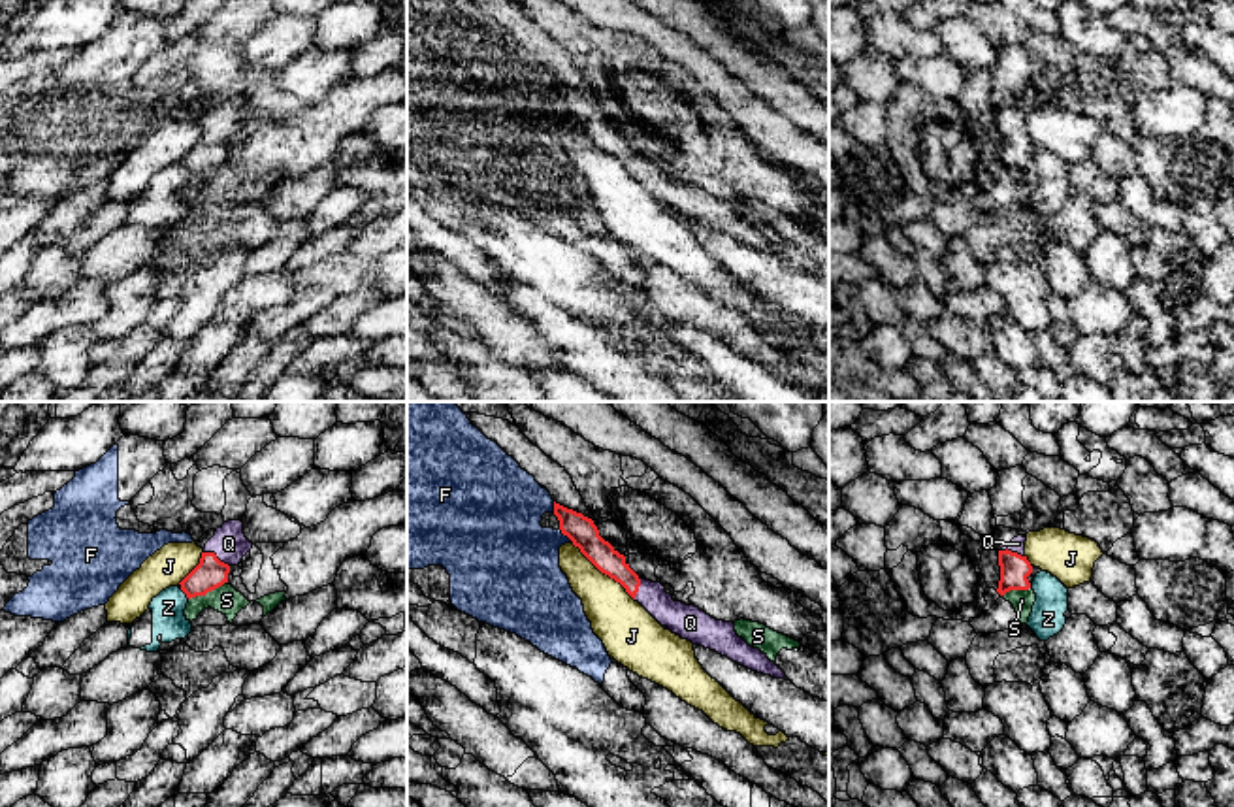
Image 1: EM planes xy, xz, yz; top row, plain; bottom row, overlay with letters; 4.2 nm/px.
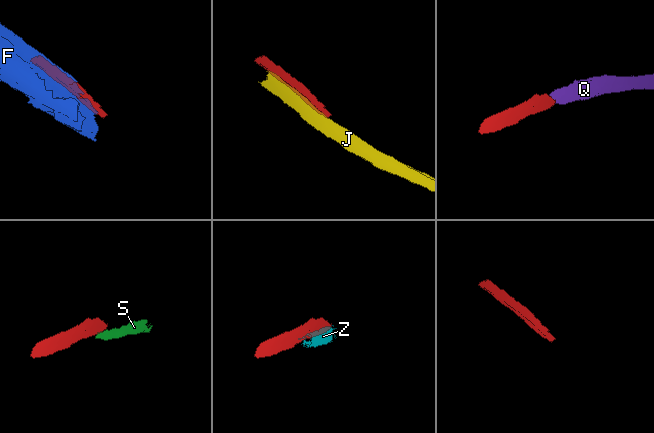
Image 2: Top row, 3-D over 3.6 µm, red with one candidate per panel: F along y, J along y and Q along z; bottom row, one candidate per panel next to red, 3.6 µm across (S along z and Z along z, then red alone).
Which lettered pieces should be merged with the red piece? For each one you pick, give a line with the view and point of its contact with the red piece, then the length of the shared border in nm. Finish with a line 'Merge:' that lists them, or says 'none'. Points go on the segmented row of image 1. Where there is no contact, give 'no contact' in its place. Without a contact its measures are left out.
Q: contact xy (215, 557); length 130 nm
Merge: Q

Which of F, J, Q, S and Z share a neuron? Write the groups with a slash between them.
F / J / Q / S / Z

